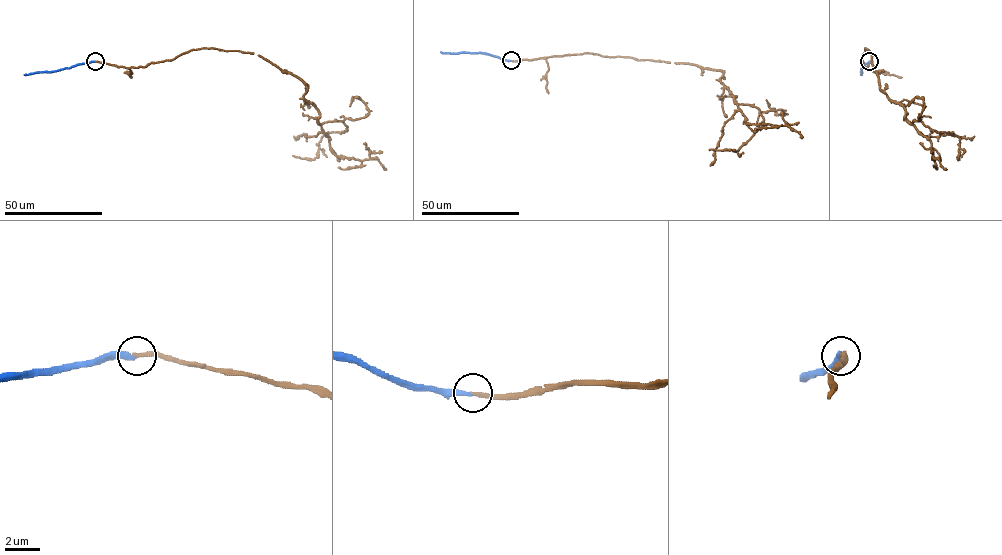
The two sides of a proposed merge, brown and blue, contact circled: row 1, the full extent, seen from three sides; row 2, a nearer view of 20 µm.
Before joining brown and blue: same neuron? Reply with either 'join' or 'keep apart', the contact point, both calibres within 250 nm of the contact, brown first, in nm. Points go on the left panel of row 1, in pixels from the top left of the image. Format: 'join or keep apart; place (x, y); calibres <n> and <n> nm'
keep apart; place (95, 61); calibres 240 and 280 nm

